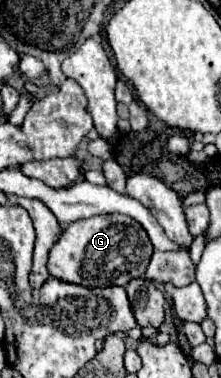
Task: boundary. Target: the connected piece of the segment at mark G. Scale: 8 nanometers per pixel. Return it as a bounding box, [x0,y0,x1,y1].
[48,215,152,287]

